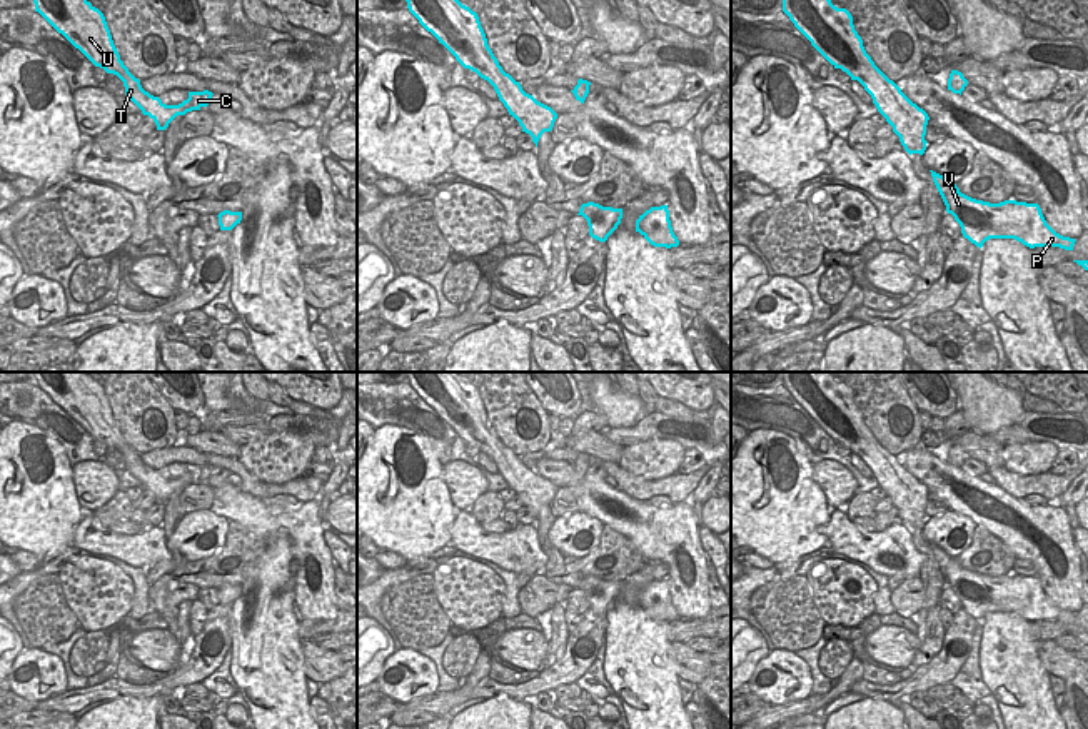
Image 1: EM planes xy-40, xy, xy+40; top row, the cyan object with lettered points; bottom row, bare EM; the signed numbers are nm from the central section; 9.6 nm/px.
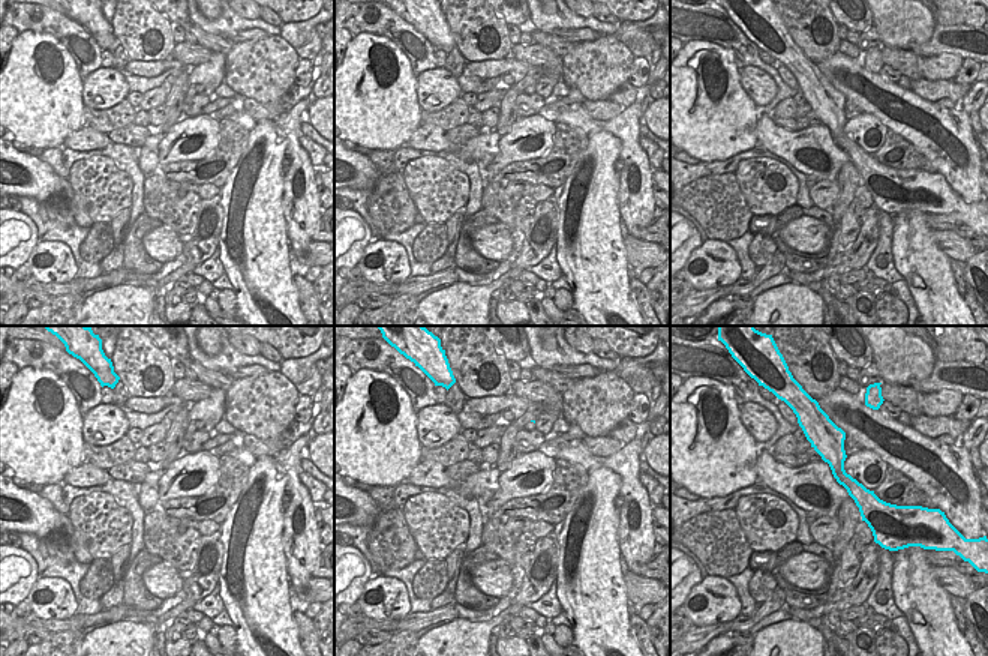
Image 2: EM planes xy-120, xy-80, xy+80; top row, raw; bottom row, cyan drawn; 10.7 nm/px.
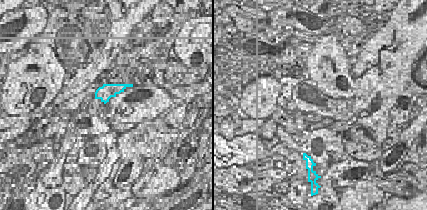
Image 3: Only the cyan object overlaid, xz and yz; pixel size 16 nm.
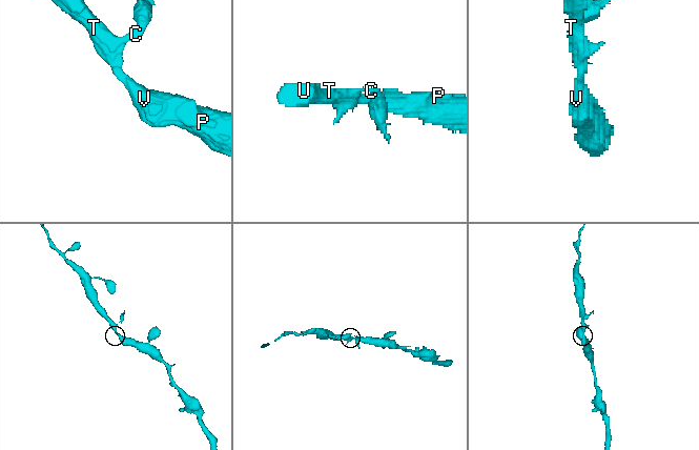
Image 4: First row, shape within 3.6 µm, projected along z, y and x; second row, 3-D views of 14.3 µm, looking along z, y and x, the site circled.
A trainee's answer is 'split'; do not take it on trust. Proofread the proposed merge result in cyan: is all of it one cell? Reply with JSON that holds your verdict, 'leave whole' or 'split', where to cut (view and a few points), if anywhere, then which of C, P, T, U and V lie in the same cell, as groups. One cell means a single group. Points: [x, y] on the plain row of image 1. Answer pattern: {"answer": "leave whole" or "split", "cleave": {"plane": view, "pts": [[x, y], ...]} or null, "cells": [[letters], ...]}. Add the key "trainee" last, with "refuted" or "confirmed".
{"answer": "leave whole", "cleave": null, "cells": [["C", "P", "T", "U", "V"]], "trainee": "refuted"}

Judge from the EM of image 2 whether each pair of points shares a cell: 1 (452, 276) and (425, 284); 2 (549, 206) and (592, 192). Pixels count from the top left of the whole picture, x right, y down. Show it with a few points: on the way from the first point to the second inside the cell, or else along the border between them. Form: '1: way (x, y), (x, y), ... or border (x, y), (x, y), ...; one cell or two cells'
1: way (446, 276), (431, 281); one cell
2: border (553, 194), (558, 203), (556, 237); two cells

